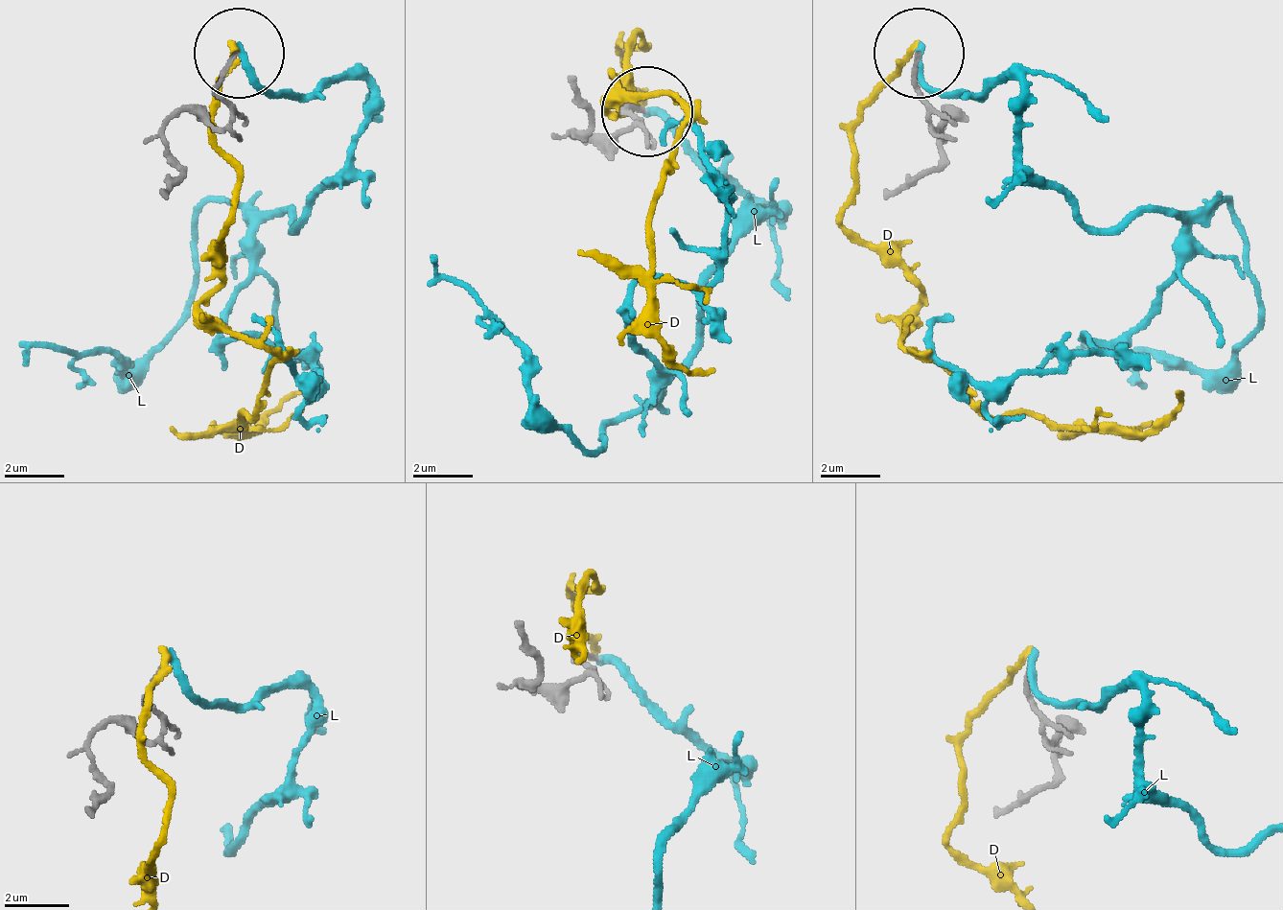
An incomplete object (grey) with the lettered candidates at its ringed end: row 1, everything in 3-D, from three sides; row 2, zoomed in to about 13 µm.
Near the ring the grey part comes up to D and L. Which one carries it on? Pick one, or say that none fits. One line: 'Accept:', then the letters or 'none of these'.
Accept: L

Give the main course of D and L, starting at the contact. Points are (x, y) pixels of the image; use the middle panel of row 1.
D: (641, 105), (618, 45), (641, 30), (611, 105), (664, 90), (687, 128), (648, 316), (716, 369)
L: (648, 113), (777, 211), (671, 369), (634, 339), (641, 279), (701, 287), (724, 242), (709, 151), (664, 143)

